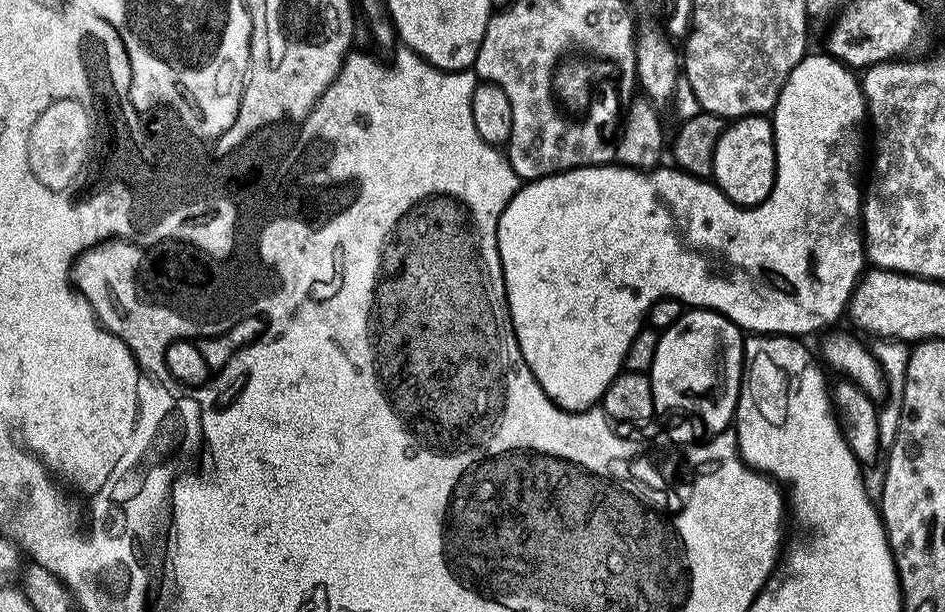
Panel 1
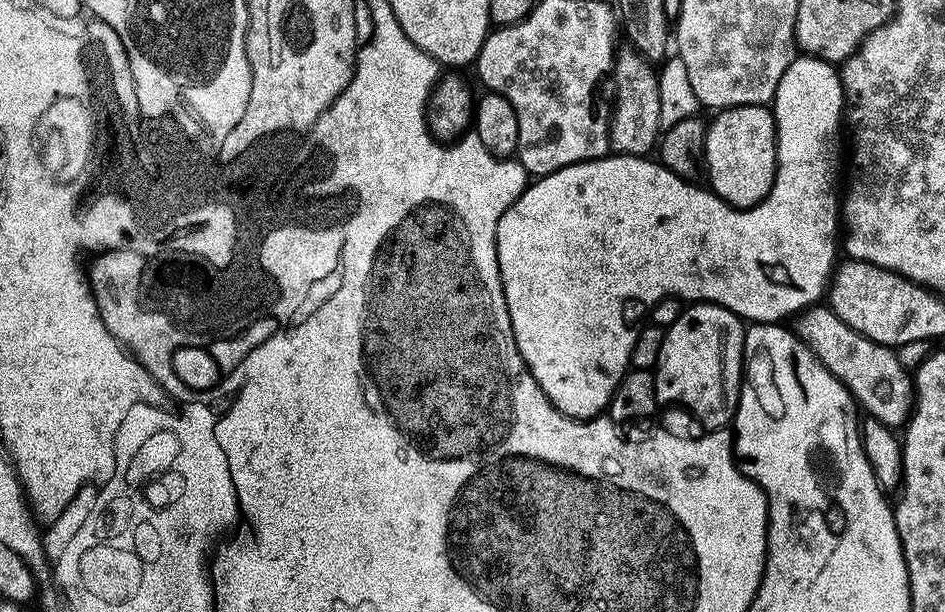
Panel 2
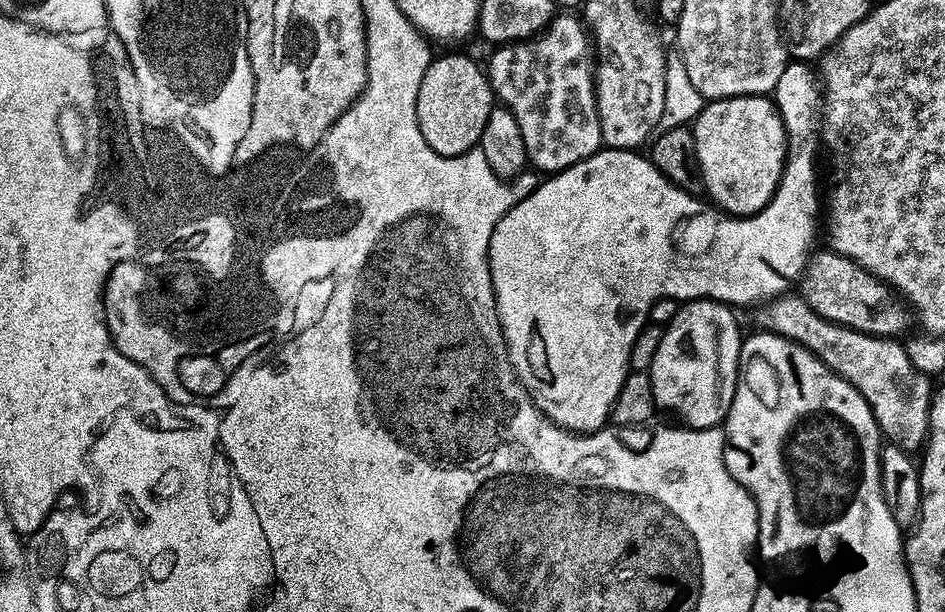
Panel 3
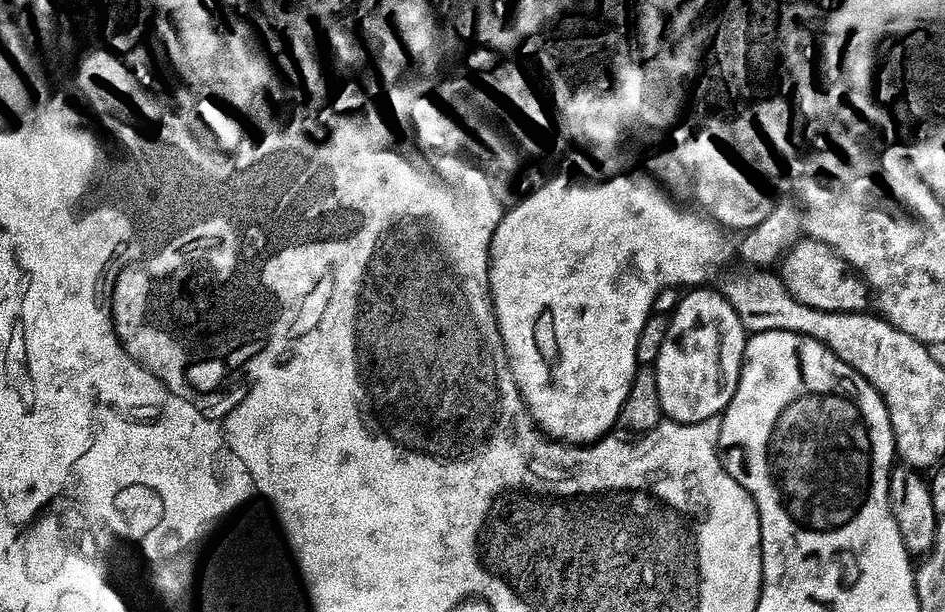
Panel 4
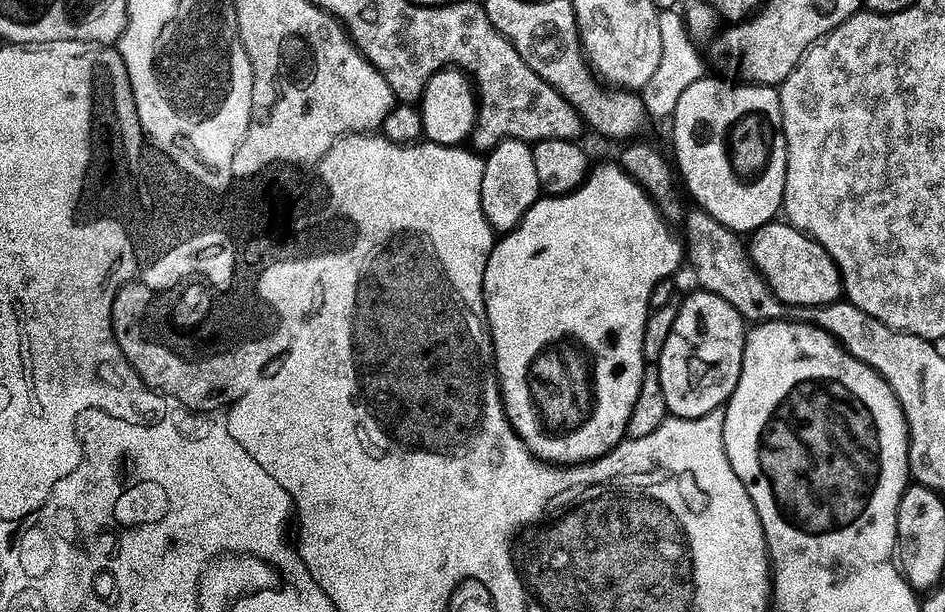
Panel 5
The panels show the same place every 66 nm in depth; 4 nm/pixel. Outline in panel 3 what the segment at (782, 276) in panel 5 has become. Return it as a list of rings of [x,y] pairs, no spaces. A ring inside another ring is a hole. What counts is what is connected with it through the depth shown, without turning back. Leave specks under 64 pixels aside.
[[[831,250],[817,251],[813,255],[808,271],[804,273],[802,281],[802,299],[822,318],[826,318],[835,324],[841,324],[847,328],[853,328],[856,332],[865,332],[868,336],[883,336],[885,338],[903,337],[903,332],[911,324],[914,324],[914,313],[907,303],[888,284],[879,280],[874,274],[870,274],[860,264],[855,264],[850,258]]]

